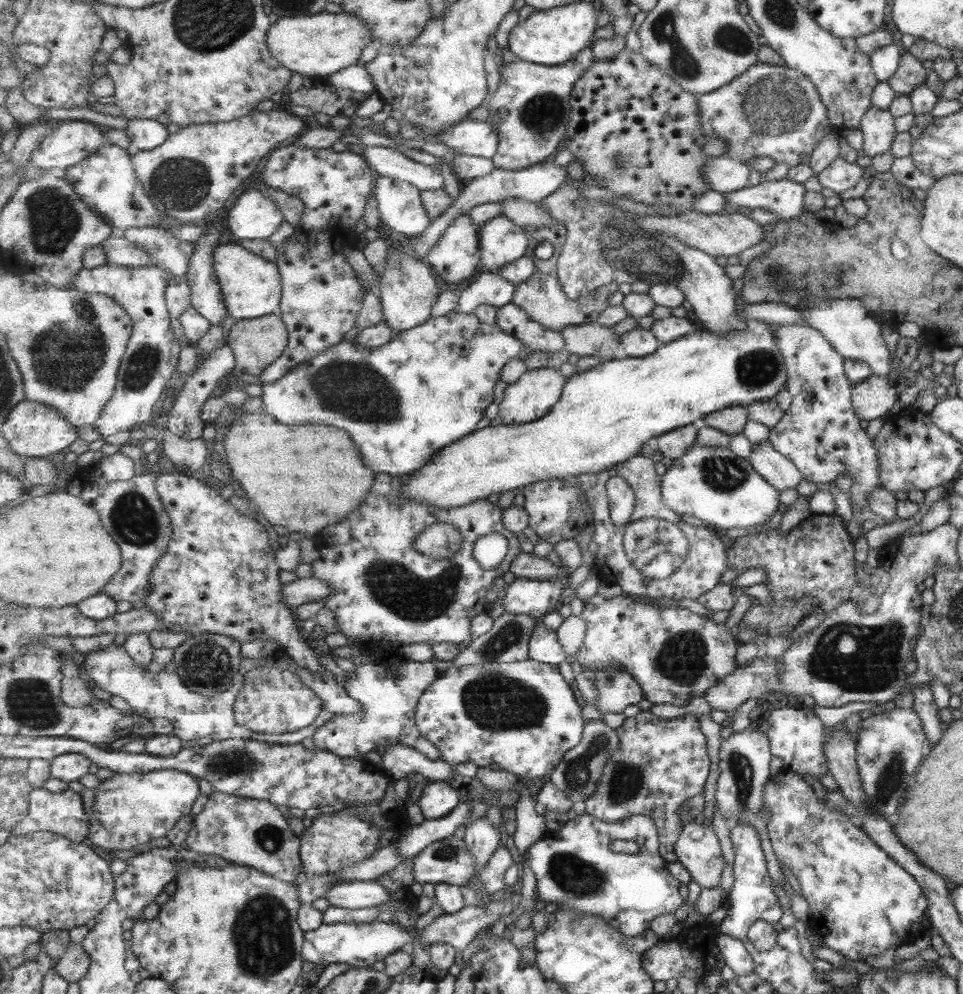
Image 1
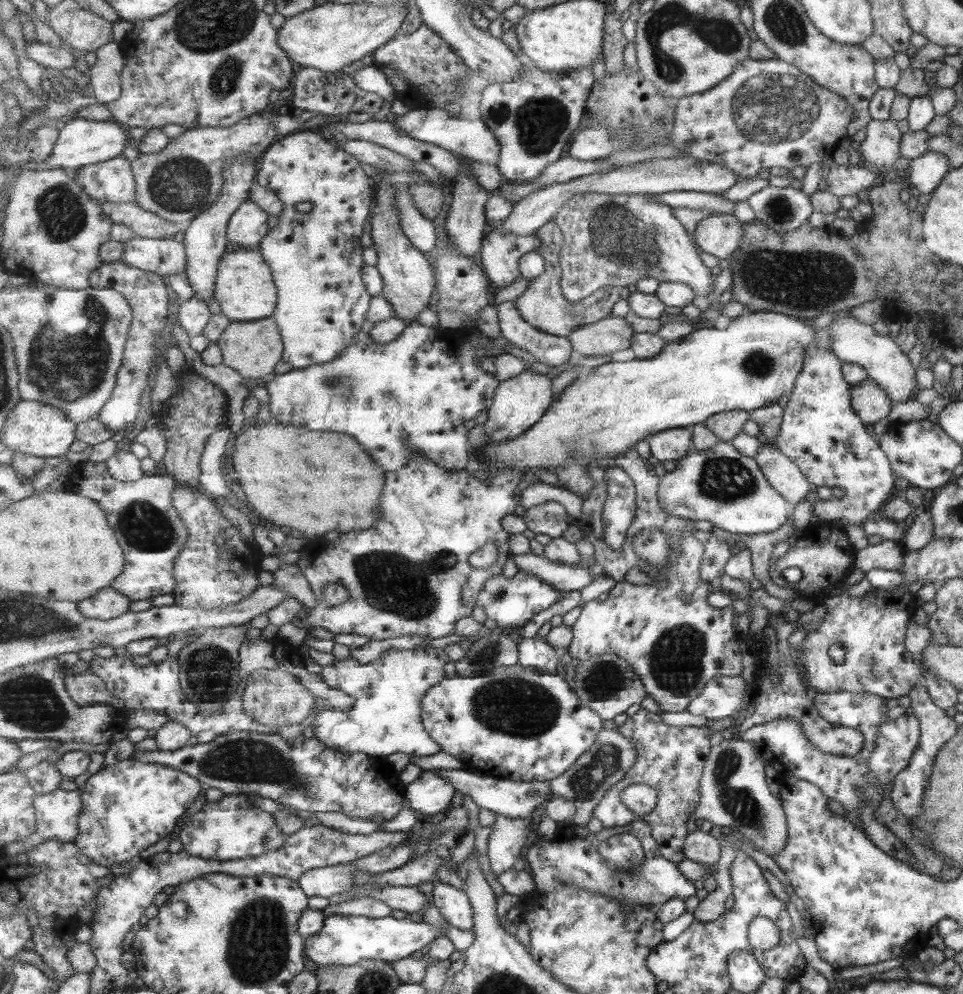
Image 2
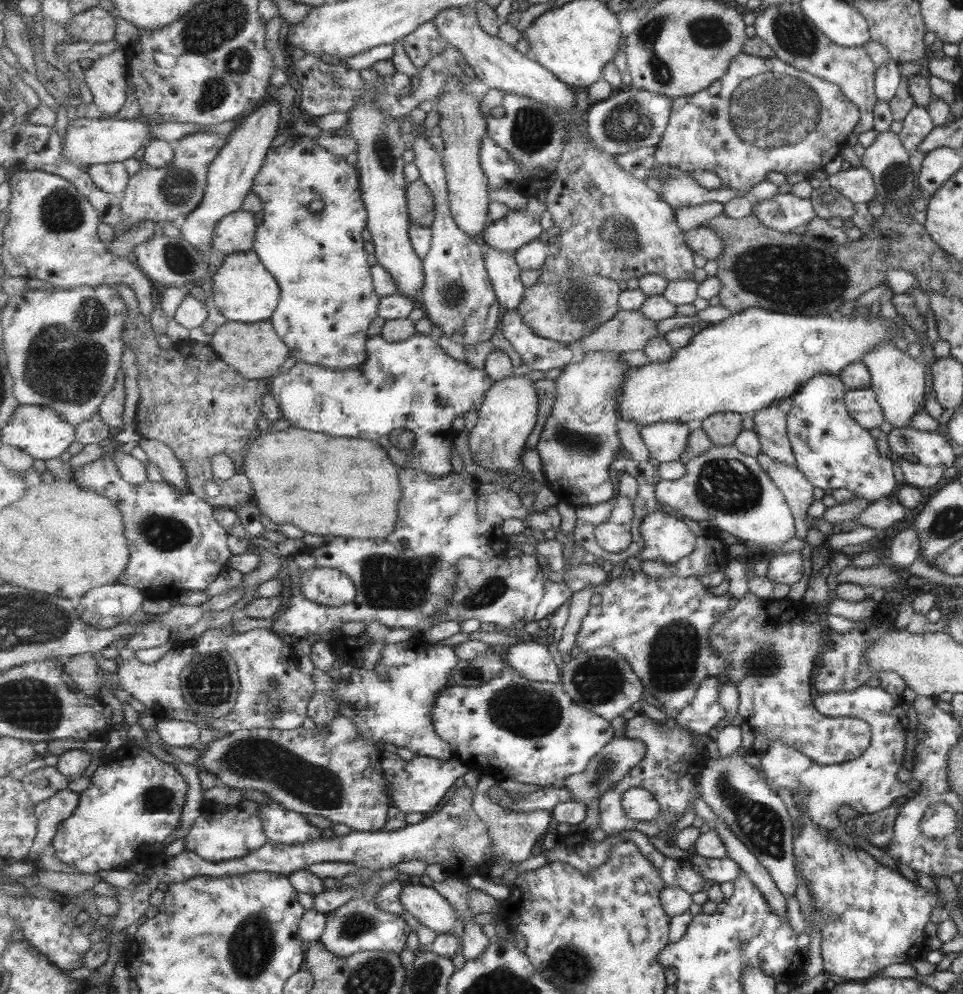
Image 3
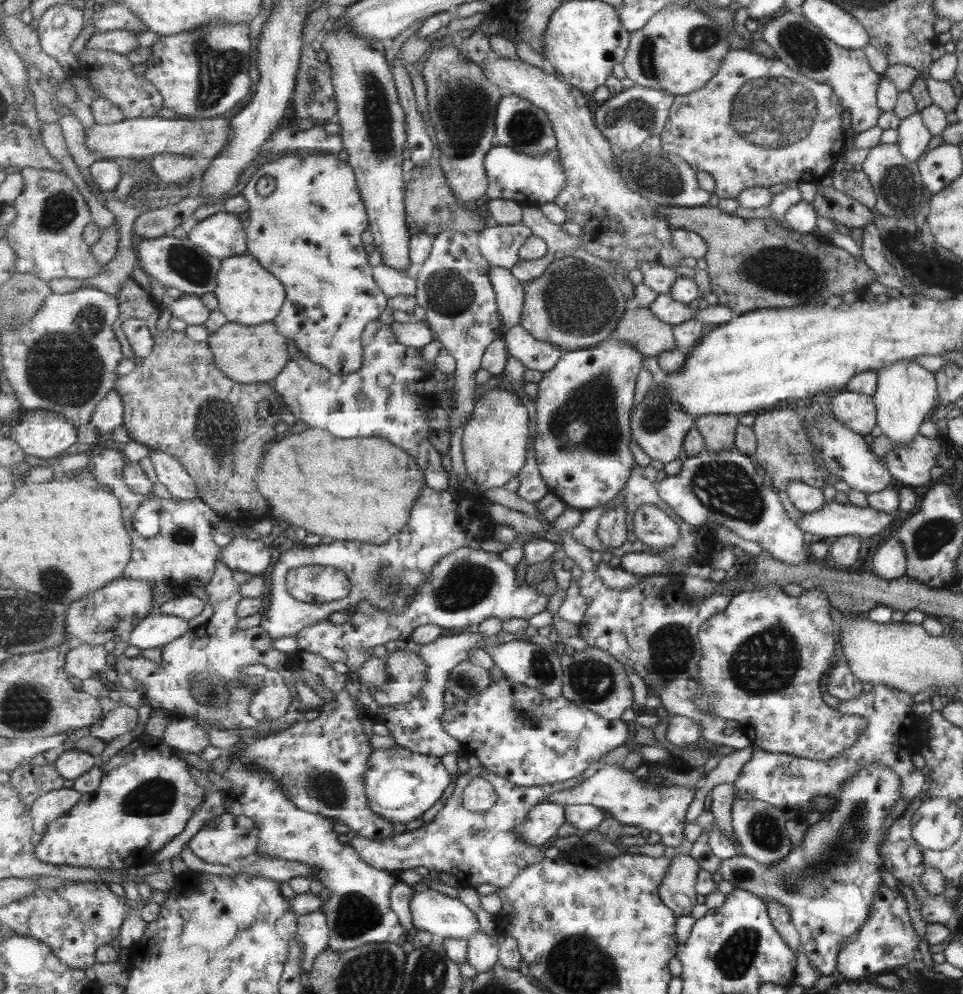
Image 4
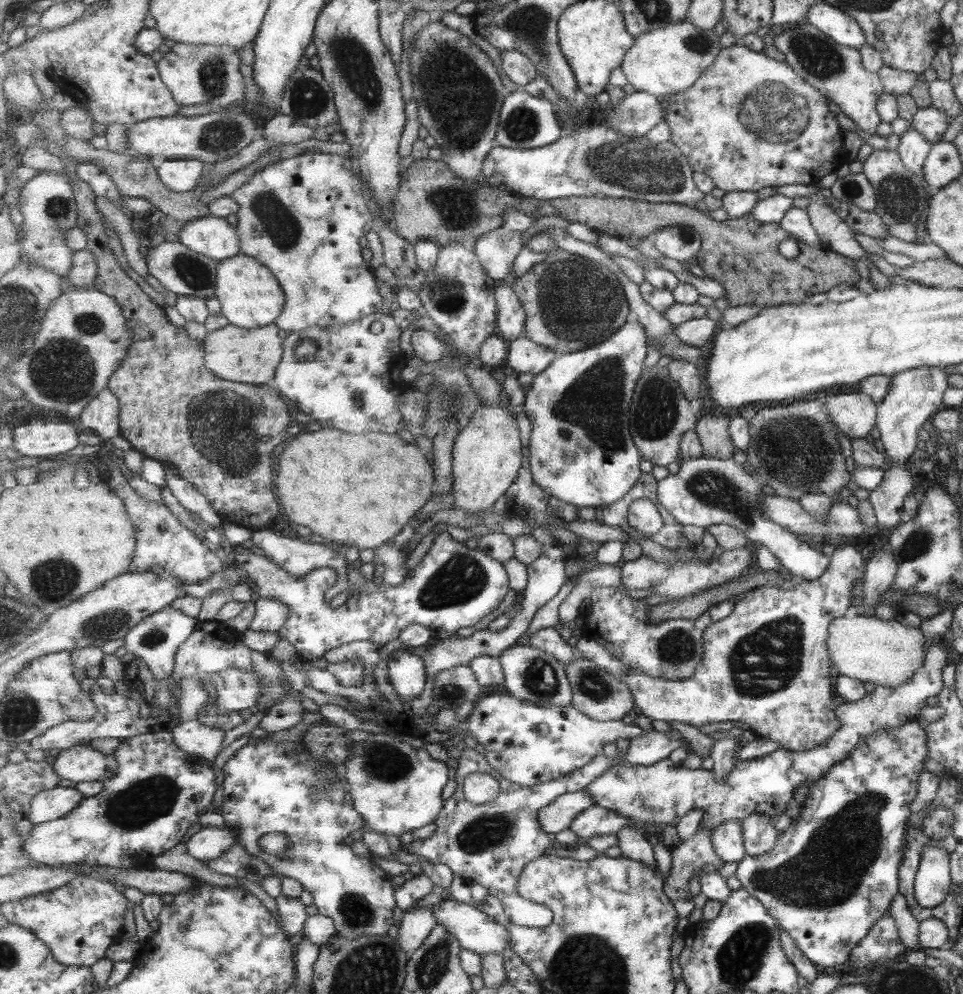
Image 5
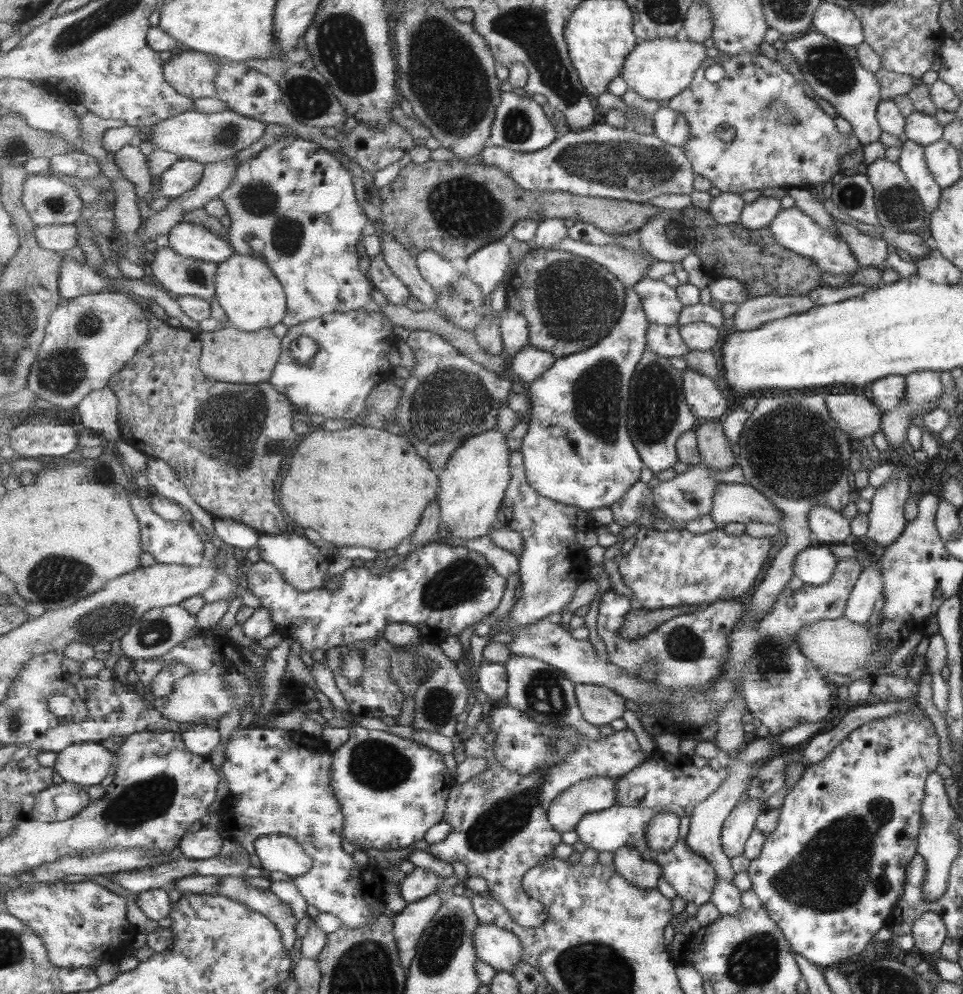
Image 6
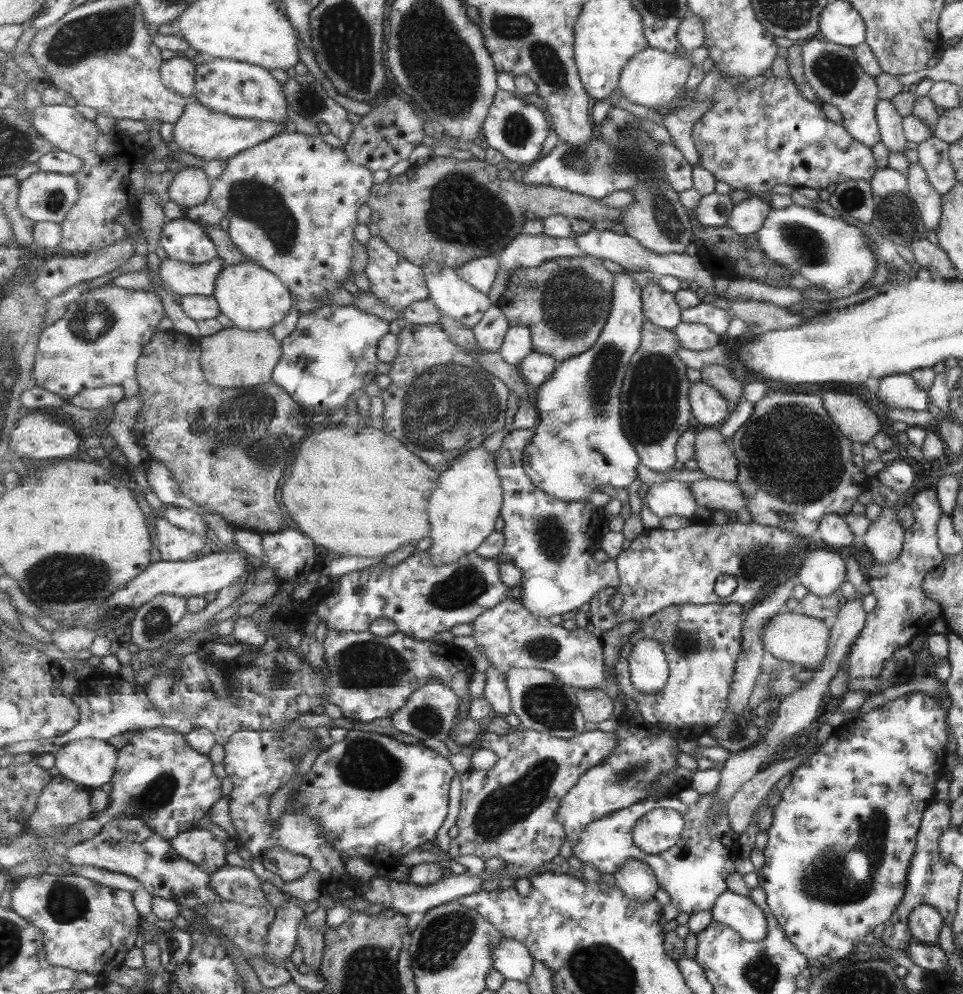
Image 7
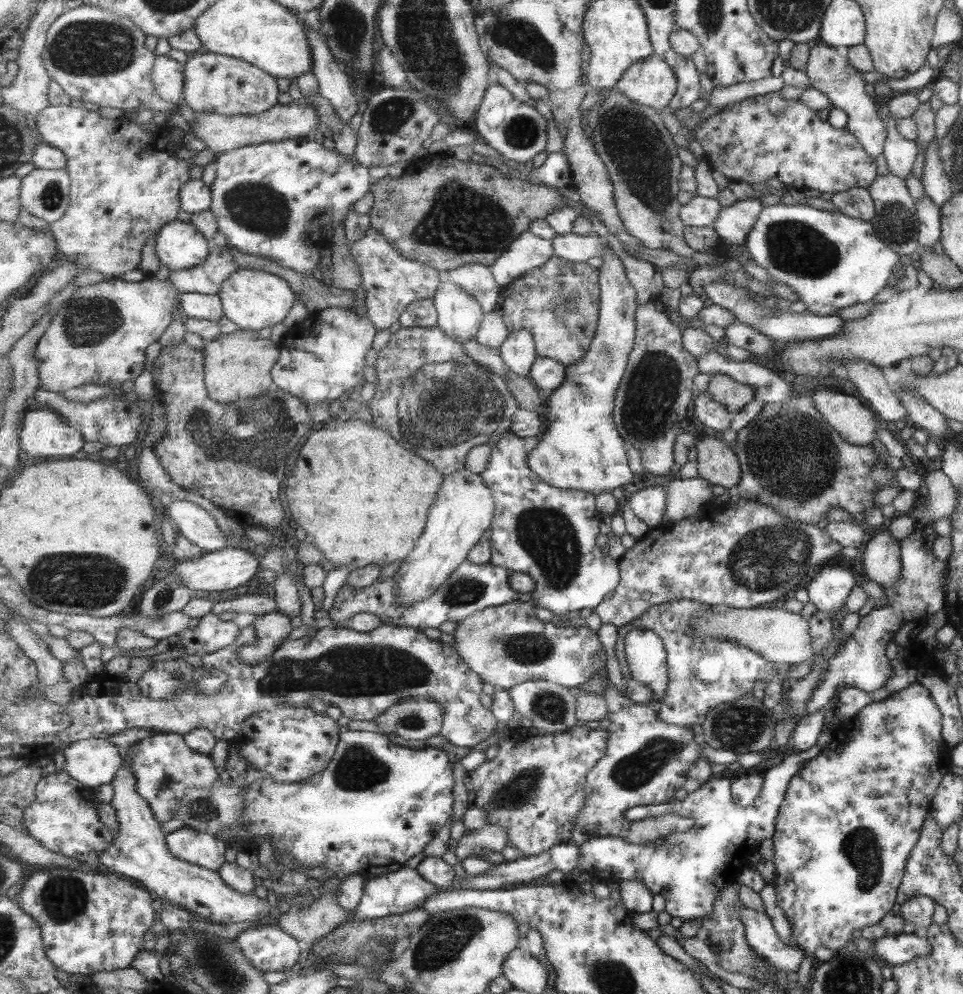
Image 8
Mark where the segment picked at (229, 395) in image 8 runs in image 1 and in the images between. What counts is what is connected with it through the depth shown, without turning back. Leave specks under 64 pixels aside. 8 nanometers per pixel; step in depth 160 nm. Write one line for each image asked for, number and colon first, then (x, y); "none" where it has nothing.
1: (257, 343)
2: (254, 348)
3: (256, 350)
4: (249, 354)
5: (252, 356)
6: (233, 355)
7: (232, 358)

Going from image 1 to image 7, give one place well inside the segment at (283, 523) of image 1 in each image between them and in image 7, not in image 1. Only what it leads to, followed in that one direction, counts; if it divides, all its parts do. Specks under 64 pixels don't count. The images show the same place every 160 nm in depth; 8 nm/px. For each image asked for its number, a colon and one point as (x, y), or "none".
2: (316, 481)
3: (348, 487)
4: (363, 489)
5: (362, 490)
6: (364, 486)
7: (355, 490)

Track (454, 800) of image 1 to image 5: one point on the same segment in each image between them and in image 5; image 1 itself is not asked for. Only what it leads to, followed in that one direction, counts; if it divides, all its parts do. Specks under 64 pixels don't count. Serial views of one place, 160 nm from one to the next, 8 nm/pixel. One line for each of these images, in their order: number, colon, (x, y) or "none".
2: (431, 794)
3: (419, 785)
4: (402, 786)
5: (397, 788)

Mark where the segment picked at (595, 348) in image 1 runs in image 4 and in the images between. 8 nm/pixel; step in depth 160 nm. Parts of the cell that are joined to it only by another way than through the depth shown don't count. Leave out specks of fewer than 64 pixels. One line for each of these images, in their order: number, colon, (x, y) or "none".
2: (611, 334)
3: (627, 331)
4: (648, 334)

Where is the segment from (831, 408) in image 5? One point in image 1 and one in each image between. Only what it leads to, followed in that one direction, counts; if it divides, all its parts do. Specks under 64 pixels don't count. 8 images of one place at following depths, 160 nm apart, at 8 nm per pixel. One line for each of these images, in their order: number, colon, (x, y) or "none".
1: (870, 398)
2: (870, 403)
3: (862, 404)
4: (855, 410)

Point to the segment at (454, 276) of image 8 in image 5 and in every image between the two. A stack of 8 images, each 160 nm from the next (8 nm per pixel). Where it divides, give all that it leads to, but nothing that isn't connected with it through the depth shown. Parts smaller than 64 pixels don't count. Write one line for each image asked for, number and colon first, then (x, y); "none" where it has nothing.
5: (498, 250)
6: (487, 267)
7: (481, 273)

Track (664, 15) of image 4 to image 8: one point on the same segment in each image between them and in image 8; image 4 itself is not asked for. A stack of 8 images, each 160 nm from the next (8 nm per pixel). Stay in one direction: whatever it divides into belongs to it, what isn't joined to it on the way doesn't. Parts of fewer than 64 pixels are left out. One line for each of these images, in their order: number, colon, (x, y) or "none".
5: (666, 61)
6: (661, 68)
7: (654, 77)
8: (652, 82)

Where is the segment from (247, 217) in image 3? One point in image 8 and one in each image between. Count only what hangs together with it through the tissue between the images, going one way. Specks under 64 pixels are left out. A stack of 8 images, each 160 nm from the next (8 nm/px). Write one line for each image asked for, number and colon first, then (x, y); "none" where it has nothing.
4: (223, 235)
5: (213, 236)
6: (192, 240)
7: (182, 239)
8: (181, 246)

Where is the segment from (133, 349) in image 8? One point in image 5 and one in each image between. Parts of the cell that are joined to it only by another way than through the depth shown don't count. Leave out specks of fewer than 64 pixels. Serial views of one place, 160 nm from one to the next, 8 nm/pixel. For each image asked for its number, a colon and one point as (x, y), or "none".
5: (85, 335)
6: (88, 339)
7: (98, 342)

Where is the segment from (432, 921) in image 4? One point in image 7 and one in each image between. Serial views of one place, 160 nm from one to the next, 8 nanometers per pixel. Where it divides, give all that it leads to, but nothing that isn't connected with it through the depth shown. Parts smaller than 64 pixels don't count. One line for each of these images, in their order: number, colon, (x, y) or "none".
5: (479, 932)
6: (502, 949)
7: (513, 959)

